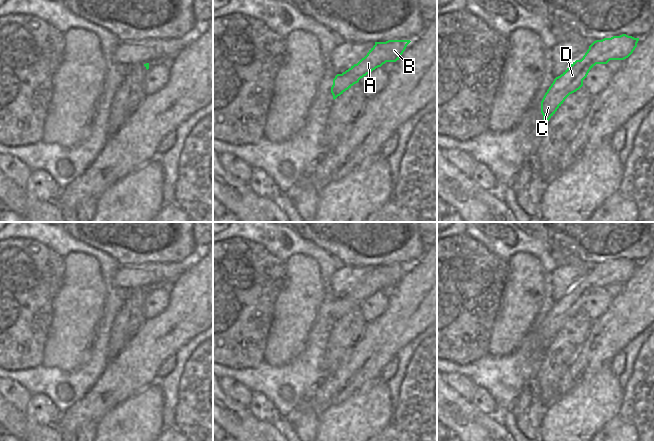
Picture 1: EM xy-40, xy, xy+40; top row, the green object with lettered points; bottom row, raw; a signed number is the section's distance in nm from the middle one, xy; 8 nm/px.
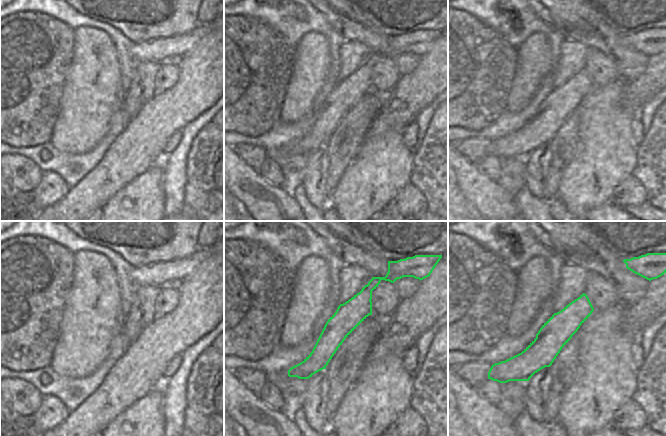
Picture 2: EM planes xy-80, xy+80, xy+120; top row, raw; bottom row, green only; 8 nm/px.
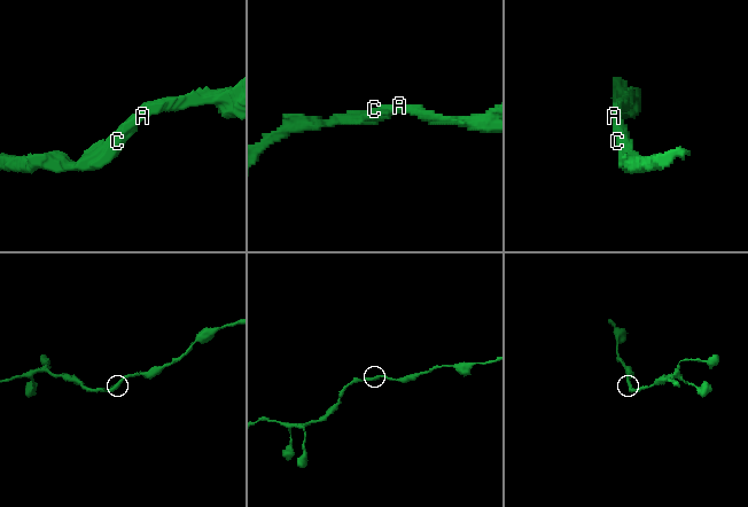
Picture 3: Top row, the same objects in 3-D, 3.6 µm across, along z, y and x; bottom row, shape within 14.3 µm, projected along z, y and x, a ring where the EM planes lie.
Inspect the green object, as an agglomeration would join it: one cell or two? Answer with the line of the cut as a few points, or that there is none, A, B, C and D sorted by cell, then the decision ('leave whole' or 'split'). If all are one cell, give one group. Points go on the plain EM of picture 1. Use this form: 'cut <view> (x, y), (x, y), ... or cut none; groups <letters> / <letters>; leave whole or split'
cut none; groups A B C D; leave whole

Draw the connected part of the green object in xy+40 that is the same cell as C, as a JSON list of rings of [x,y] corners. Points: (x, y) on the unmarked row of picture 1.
[[[626,258],[594,265],[581,284],[573,286],[556,301],[541,325],[541,337],[546,348],[565,323],[583,310],[583,304],[596,288],[610,284],[624,284],[635,272],[639,262]]]

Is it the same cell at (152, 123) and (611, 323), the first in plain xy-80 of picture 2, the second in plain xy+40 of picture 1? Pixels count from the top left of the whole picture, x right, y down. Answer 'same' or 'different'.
same

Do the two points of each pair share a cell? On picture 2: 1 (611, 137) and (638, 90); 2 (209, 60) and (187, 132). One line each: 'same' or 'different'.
1: different
2: different

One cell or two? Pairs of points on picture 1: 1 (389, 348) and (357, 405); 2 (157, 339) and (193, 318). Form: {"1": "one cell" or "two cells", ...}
{"1": "two cells", "2": "one cell"}

